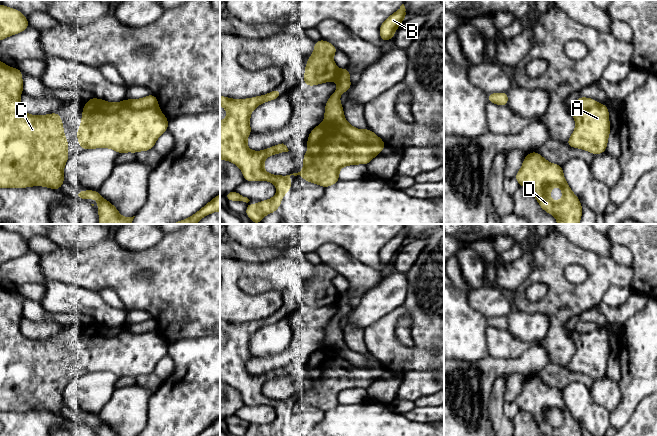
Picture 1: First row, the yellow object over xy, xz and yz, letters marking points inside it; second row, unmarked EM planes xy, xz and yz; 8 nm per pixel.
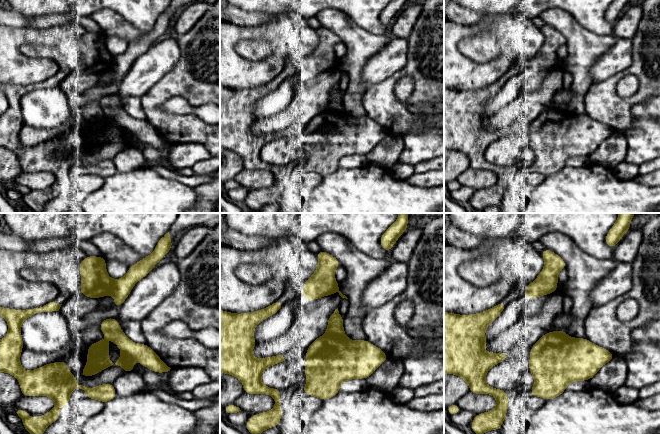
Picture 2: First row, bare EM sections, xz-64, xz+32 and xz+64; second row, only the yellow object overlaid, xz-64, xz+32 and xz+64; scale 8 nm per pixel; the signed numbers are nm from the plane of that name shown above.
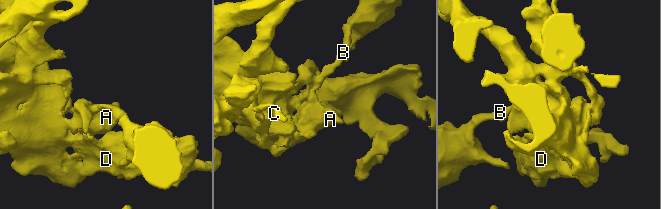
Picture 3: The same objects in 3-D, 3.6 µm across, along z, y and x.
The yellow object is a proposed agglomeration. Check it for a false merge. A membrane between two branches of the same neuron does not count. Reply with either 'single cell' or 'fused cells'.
fused cells

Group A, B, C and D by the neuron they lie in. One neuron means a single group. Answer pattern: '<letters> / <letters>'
A C D / B

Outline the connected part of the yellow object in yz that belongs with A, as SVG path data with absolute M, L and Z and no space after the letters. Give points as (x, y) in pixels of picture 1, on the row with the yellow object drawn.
M595 104L584 110L572 109L576 127L566 144L572 148L580 148L594 155L605 153L608 136L611 131L609 110L607 106Z

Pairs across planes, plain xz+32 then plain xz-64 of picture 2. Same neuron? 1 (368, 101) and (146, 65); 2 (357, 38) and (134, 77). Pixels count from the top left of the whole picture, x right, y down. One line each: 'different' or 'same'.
1: different
2: different

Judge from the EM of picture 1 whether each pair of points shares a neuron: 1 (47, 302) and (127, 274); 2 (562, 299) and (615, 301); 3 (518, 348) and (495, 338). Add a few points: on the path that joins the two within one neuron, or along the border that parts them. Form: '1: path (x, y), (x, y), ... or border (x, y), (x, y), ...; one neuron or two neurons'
1: border (63, 283), (77, 285), (98, 293); two neurons
2: border (621, 287), (611, 286), (601, 301); two neurons
3: path (512, 347), (501, 343); one neuron

